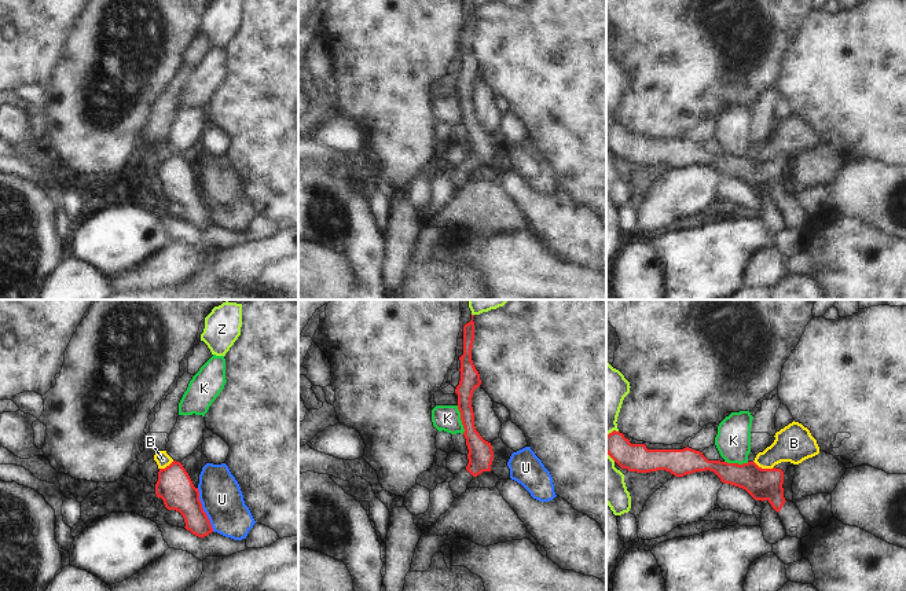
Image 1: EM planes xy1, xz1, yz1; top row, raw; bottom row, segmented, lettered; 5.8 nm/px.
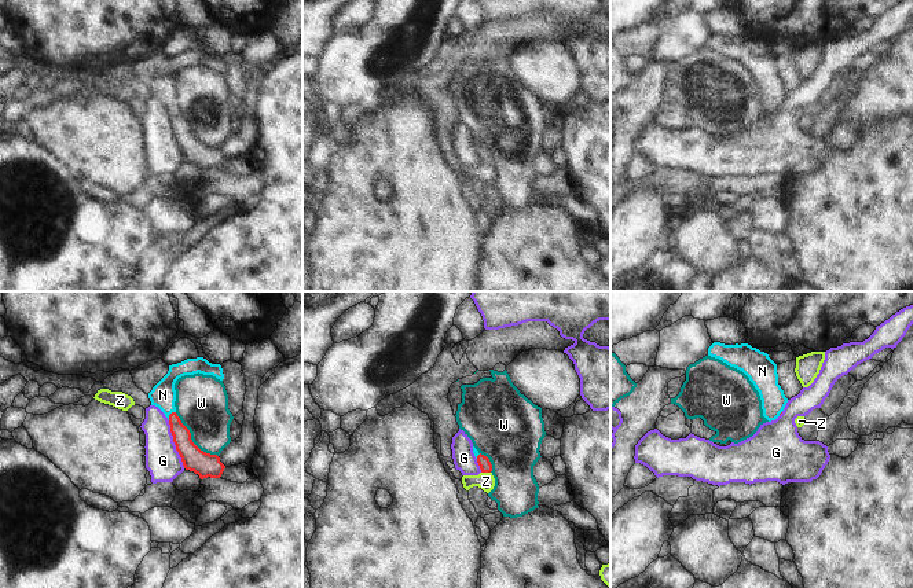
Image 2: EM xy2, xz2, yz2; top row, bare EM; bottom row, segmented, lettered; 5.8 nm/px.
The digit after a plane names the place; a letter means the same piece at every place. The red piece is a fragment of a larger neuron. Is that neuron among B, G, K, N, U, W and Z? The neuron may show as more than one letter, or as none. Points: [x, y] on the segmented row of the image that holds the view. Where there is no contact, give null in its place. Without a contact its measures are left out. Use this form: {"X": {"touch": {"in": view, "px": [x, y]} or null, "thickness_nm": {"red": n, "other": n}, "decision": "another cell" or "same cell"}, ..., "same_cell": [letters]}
{"B": {"touch": {"in": "yz1", "px": [763, 469]}, "thickness_nm": {"red": 190, "other": 220}, "decision": "another cell"}, "G": {"touch": {"in": "xy2", "px": [175, 444]}, "thickness_nm": {"red": 140, "other": 200}, "decision": "another cell"}, "K": {"touch": {"in": "xz1", "px": [461, 419]}, "thickness_nm": {"red": 150, "other": 150}, "decision": "another cell"}, "N": {"touch": {"in": "xy2", "px": [169, 415]}, "thickness_nm": {"red": 120, "other": 140}, "decision": "same cell"}, "U": {"touch": {"in": "xy1", "px": [202, 510]}, "thickness_nm": {"red": 200, "other": 240}, "decision": "another cell"}, "W": {"touch": {"in": "xy2", "px": [191, 440]}, "thickness_nm": {"red": 140, "other": 300}, "decision": "another cell"}, "Z": {"touch": {"in": "xz2", "px": [486, 471]}, "thickness_nm": {"red": 70, "other": 100}, "decision": "another cell"}, "same_cell": ["N"]}

